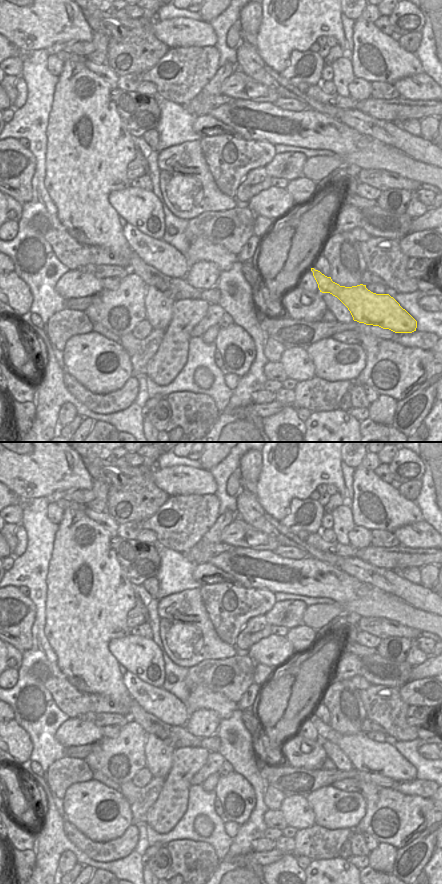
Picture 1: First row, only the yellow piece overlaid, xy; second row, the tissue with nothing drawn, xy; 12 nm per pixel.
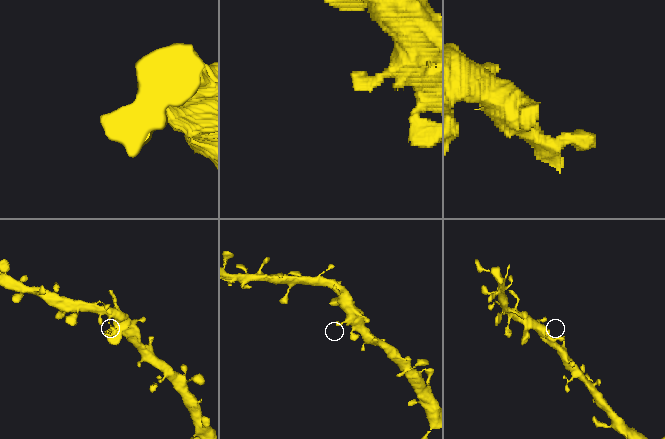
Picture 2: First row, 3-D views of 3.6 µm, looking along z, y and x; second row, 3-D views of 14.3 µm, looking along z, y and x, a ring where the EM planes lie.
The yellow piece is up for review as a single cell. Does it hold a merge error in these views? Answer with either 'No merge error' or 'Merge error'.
No merge error.

